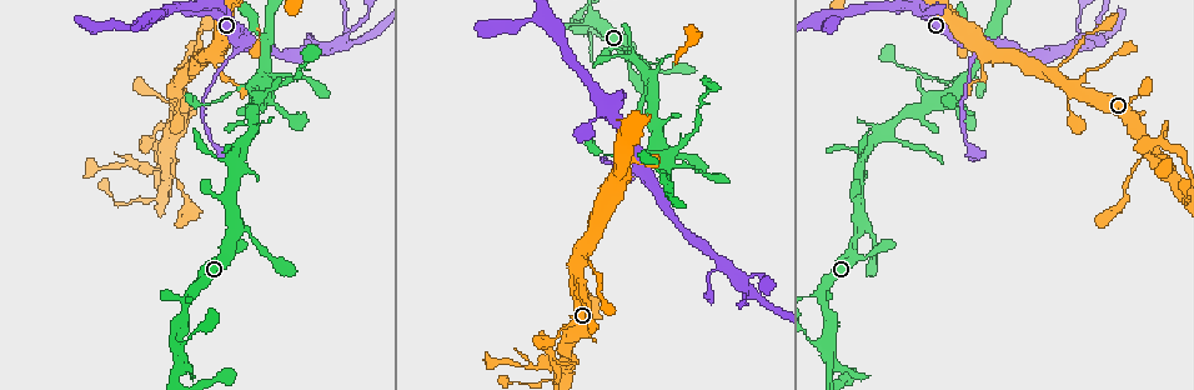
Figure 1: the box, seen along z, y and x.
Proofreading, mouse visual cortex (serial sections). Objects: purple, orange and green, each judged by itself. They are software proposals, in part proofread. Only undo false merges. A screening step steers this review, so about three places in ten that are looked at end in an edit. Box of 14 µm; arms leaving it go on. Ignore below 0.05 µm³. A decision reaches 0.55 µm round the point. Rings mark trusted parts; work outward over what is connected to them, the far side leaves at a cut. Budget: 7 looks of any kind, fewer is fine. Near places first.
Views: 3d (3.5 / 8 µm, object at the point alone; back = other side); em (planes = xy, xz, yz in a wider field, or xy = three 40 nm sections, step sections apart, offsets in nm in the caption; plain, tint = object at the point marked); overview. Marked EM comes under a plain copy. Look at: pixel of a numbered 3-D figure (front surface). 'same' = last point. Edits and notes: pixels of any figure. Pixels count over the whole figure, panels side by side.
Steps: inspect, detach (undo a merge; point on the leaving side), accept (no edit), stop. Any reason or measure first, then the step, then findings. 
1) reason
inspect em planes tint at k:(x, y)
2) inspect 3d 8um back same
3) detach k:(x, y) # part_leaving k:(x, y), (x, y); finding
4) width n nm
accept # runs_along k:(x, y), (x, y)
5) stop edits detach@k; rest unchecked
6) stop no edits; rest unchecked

three-way junction
inspect 3d 3.5um at 1:(234, 239)

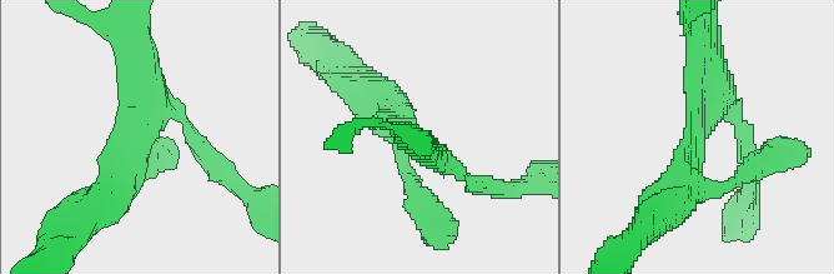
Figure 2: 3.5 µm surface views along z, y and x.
now the EM
inspect em xy step 3 tint at 2:(696, 141)

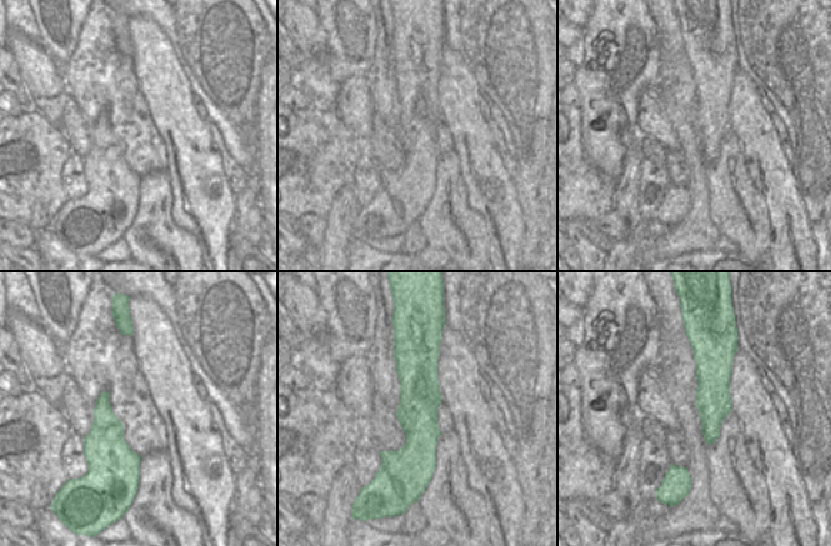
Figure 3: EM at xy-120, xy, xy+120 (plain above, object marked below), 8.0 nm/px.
inspect em xy step 5 tint same

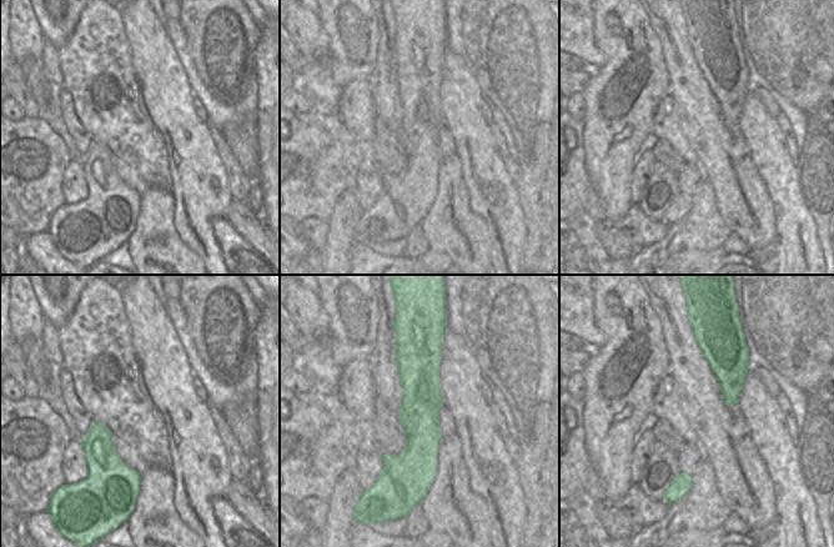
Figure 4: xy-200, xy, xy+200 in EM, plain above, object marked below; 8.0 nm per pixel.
arm_widths 150, 350, 500 nm
accept # runs_along 2:(100, 204), (139, 150), (142, 58); continuous, no second cell

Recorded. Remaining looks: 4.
thick turns thin
inspect 3d 3.5um back at 1:(226, 59)

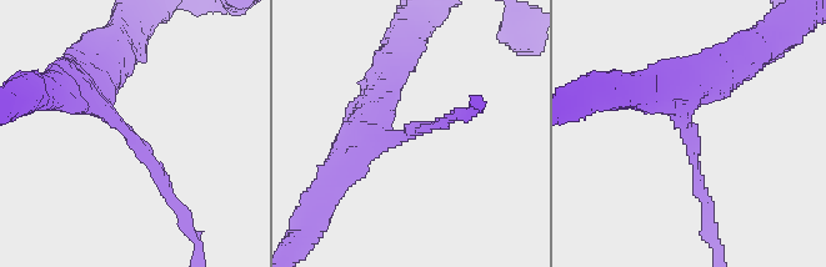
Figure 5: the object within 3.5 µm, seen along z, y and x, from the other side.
inspect em xy step 1 tint at 5:(128, 133)

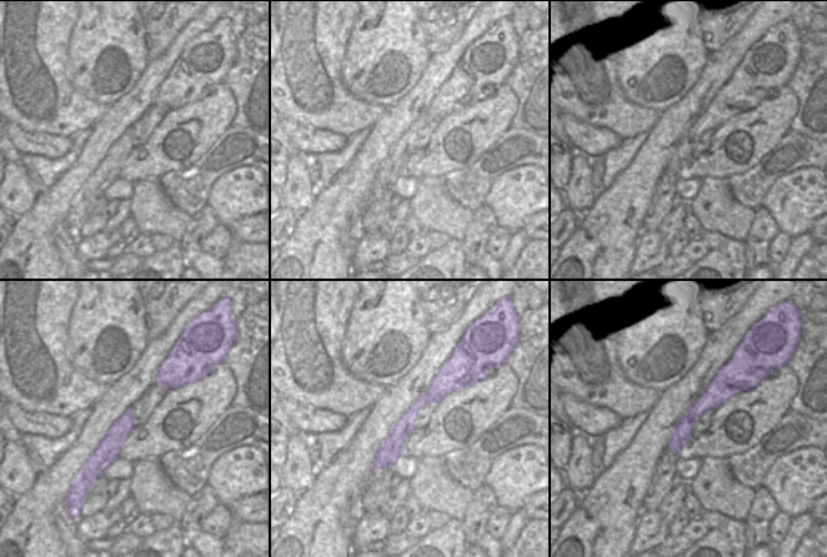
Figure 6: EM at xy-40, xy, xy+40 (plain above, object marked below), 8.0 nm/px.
accept # runs_along 5:(84, 80), (175, 202); continuous, no second cell

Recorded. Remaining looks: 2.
side arm on a straight run
inspect 3d 3.5um back at 1:(184, 74)

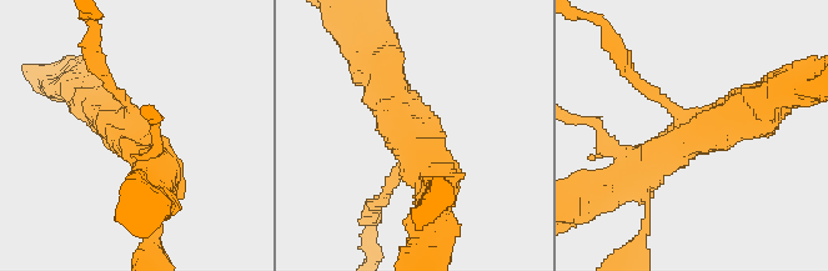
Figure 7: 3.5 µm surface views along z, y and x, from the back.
arms 3; arm_widths 150, 500, 500 nm
inspect em xy step 3 tint at 7:(687, 137)

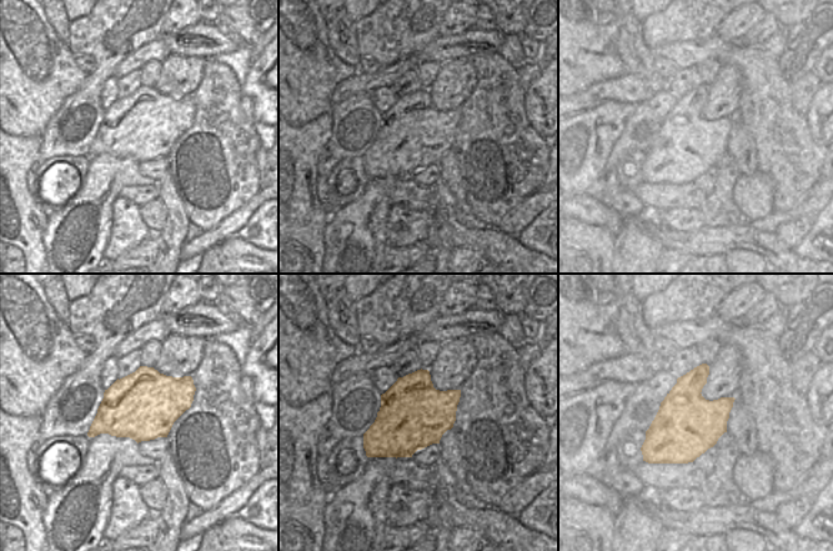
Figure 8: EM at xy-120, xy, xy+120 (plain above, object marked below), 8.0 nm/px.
accept # continuous, no second cell

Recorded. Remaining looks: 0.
stop no edits; rest unchecked

